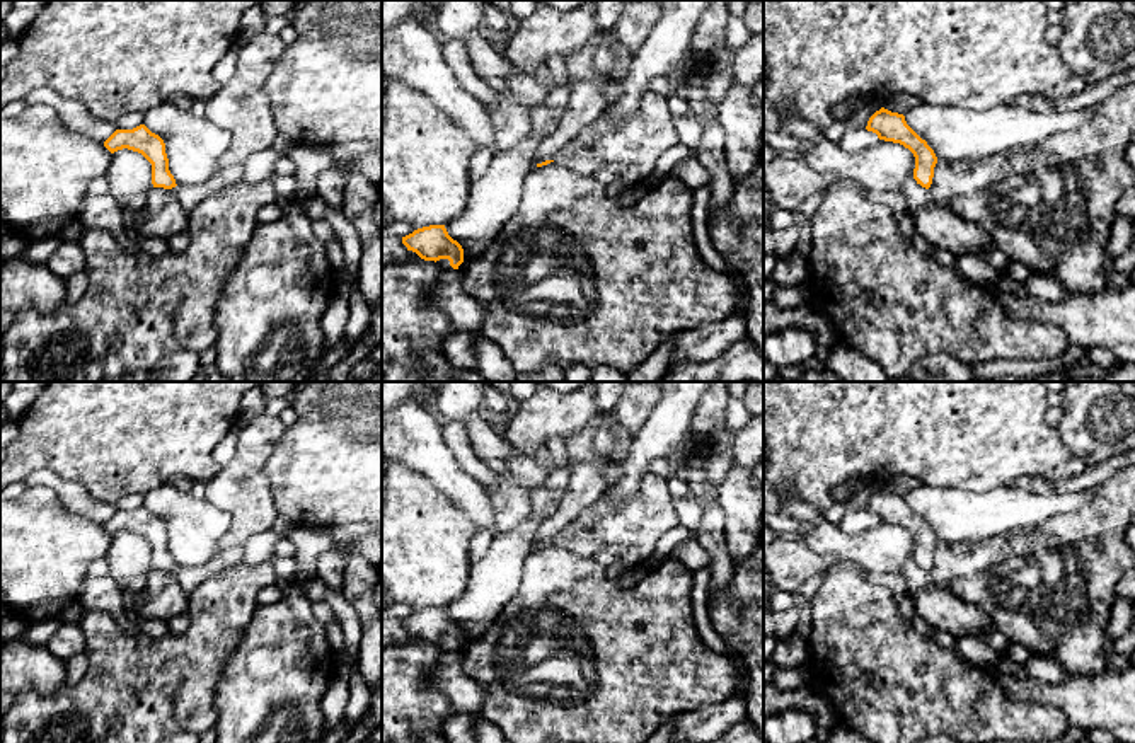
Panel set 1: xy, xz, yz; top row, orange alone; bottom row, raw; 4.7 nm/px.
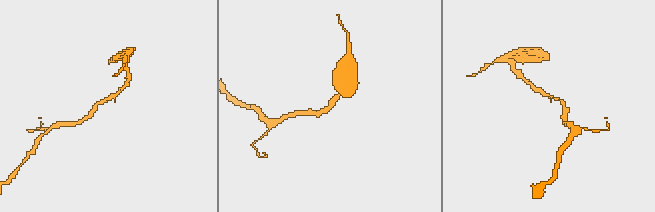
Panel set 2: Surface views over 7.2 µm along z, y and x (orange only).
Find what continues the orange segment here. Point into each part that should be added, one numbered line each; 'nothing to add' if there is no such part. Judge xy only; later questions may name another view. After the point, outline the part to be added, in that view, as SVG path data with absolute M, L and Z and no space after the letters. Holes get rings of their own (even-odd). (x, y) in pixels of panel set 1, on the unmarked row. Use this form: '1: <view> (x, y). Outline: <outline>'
nothing to add

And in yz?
nothing to add

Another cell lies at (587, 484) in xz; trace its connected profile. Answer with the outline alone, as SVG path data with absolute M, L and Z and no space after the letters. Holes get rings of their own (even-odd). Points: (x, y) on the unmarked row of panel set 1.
M615 411L608 412L610 421L596 433L596 452L590 457L573 460L569 484L557 510L539 527L533 547L556 542L564 528L574 523L579 515L605 494L603 470L617 462L617 433L622 424Z

